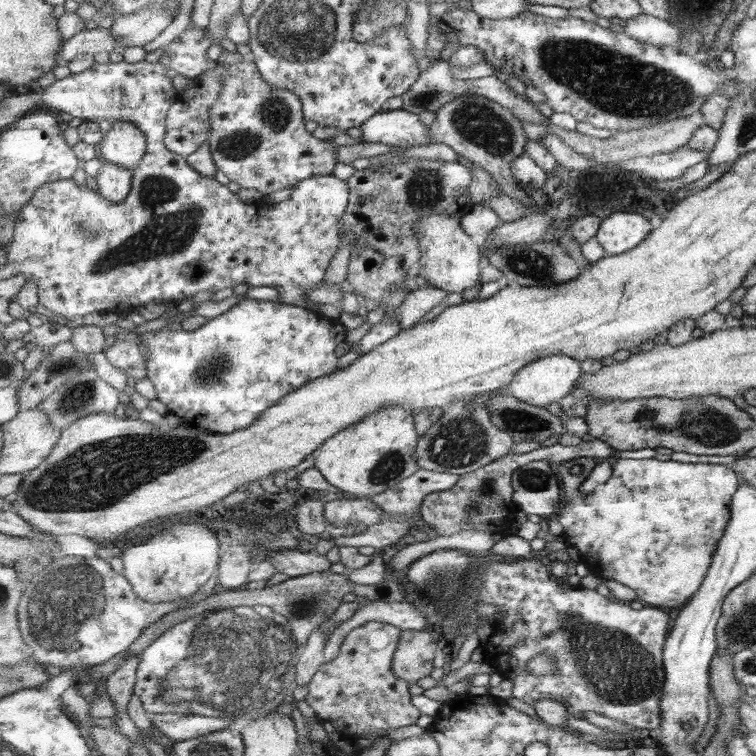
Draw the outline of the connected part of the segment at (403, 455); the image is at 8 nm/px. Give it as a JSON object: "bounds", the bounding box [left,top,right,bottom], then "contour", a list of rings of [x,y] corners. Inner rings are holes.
{"bounds":[313,407,420,498],"contour":[[[385,407],[325,441],[313,454],[314,466],[339,490],[355,494],[355,498],[372,497],[401,484],[420,469],[416,456],[419,440],[413,410]]]}

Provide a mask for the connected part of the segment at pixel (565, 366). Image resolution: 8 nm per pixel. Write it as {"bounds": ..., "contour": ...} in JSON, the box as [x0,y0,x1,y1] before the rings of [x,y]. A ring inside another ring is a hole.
{"bounds":[508,354,583,407],"contour":[[[553,354],[547,358],[539,358],[521,370],[513,379],[508,391],[524,403],[545,407],[551,402],[557,402],[569,396],[571,391],[577,388],[577,381],[581,380],[581,375],[583,375],[581,362],[578,362],[576,358],[565,354]]]}

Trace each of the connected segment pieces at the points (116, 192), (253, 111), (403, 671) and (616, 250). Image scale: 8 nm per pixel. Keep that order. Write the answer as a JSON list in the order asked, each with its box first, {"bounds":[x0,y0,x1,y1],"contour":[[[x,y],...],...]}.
[{"bounds":[97,162,133,203],"contour":[[[105,162],[97,178],[98,191],[109,201],[123,203],[131,192],[133,179],[133,169]]]},{"bounds":[210,57,339,195],"contour":[[[244,57],[242,61],[229,65],[229,76],[225,80],[225,88],[221,89],[221,98],[213,105],[213,130],[210,137],[210,149],[216,165],[233,182],[243,188],[255,188],[264,195],[293,188],[307,178],[333,175],[339,164],[337,150],[333,138],[319,140],[305,128],[304,106],[301,97],[292,90],[275,87],[265,80],[257,63],[252,57]]]},{"bounds":[392,629,439,684],"contour":[[[426,629],[403,631],[401,642],[393,655],[392,670],[397,678],[418,684],[434,671],[433,660],[439,649],[436,638]]]},{"bounds":[596,212,653,256],"contour":[[[617,212],[605,214],[596,238],[608,256],[617,256],[640,246],[653,230],[650,216]]]}]

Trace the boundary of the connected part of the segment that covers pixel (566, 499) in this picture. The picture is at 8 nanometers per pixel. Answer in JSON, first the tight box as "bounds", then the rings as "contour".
{"bounds":[556,456,741,612],"contour":[[[609,456],[609,463],[612,467],[611,477],[604,483],[597,484],[591,494],[581,494],[578,485],[587,480],[589,472],[583,470],[579,474],[567,474],[567,464],[561,463],[561,468],[557,472],[561,486],[563,486],[563,503],[556,515],[559,522],[563,524],[564,533],[562,535],[565,544],[575,545],[577,550],[581,551],[581,561],[589,568],[589,572],[602,580],[617,580],[625,586],[629,586],[637,591],[638,599],[645,602],[651,607],[664,607],[671,609],[673,612],[684,607],[693,598],[693,595],[701,589],[705,582],[707,571],[713,563],[713,552],[717,551],[721,537],[725,536],[725,529],[728,528],[729,521],[732,520],[732,497],[737,493],[741,486],[739,474],[733,470],[731,465],[709,464],[709,463],[681,463],[671,459],[668,461],[657,460],[654,457],[646,459],[629,459]]]}

